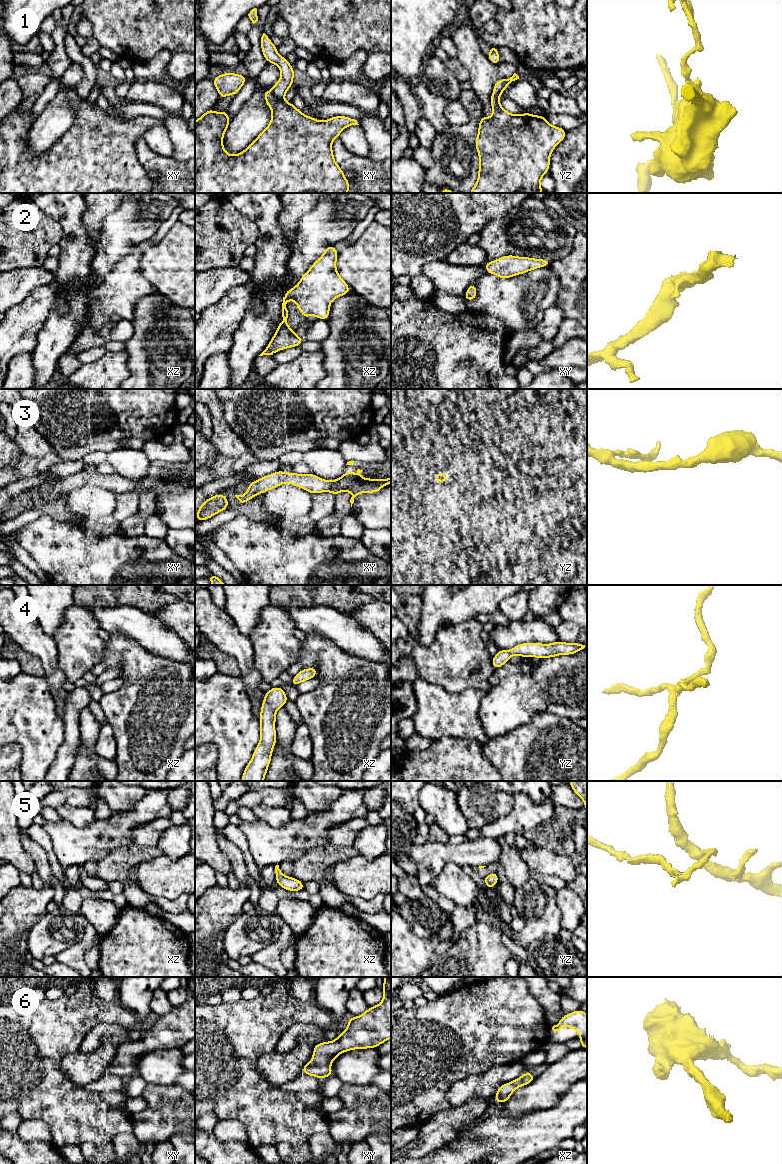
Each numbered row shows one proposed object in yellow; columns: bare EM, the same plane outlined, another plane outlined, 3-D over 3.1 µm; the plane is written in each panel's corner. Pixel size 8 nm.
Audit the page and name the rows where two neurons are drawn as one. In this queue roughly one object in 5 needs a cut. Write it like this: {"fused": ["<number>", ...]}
{"fused": ["1", "5"]}

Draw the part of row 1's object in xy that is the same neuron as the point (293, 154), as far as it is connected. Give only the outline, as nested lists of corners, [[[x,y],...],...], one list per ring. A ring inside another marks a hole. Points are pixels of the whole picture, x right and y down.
[[[271,90],[263,94],[267,106],[272,111],[271,121],[257,138],[241,153],[229,155],[223,147],[223,137],[231,119],[227,115],[227,109],[223,112],[215,112],[211,109],[206,111],[195,121],[195,193],[348,193],[350,182],[345,178],[343,170],[334,159],[332,141],[339,138],[339,134],[352,125],[359,125],[357,120],[347,116],[335,116],[324,121],[318,121],[314,117],[304,115],[292,102],[287,103],[284,98],[276,97]]]

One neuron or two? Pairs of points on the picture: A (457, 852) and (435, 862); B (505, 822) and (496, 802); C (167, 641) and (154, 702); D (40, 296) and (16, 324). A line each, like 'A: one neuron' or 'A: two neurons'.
A: one neuron
B: two neurons
C: two neurons
D: one neuron

